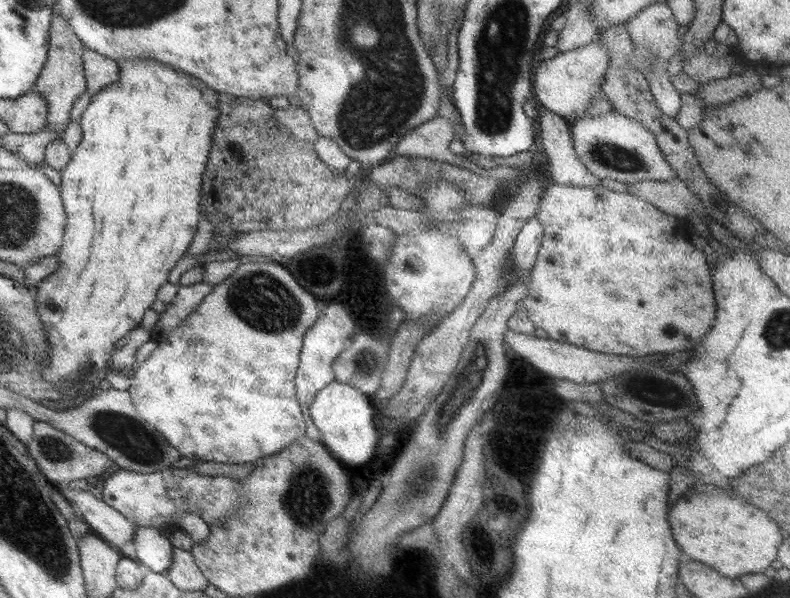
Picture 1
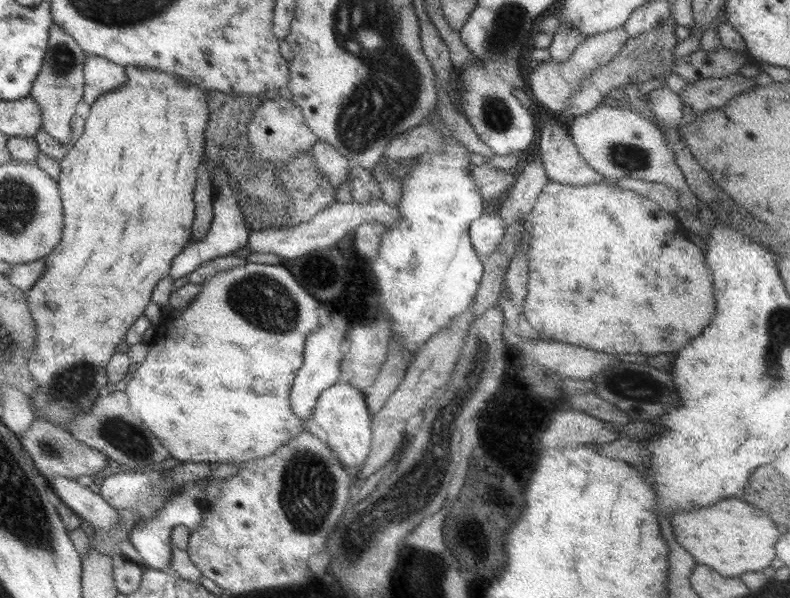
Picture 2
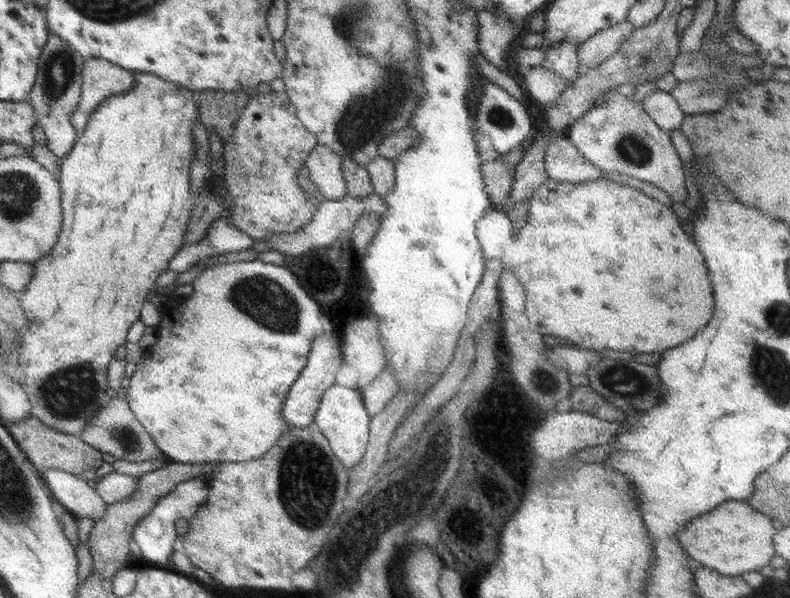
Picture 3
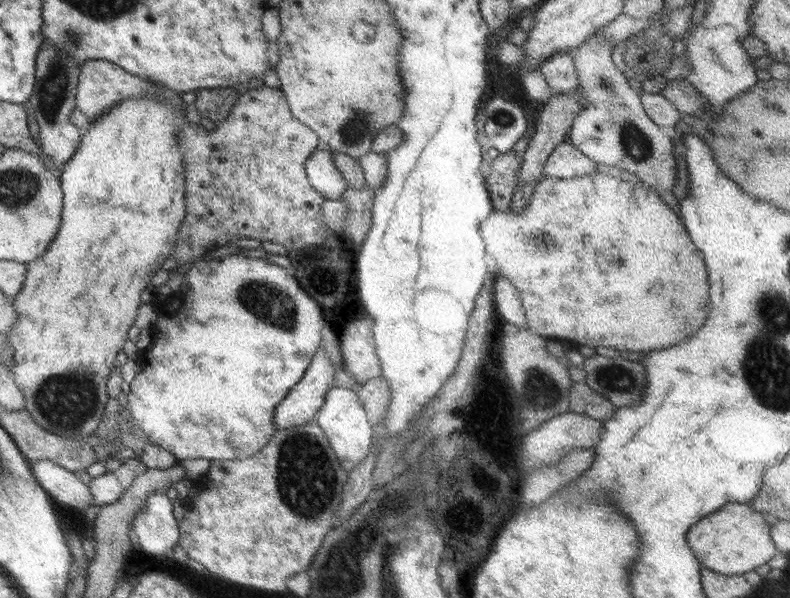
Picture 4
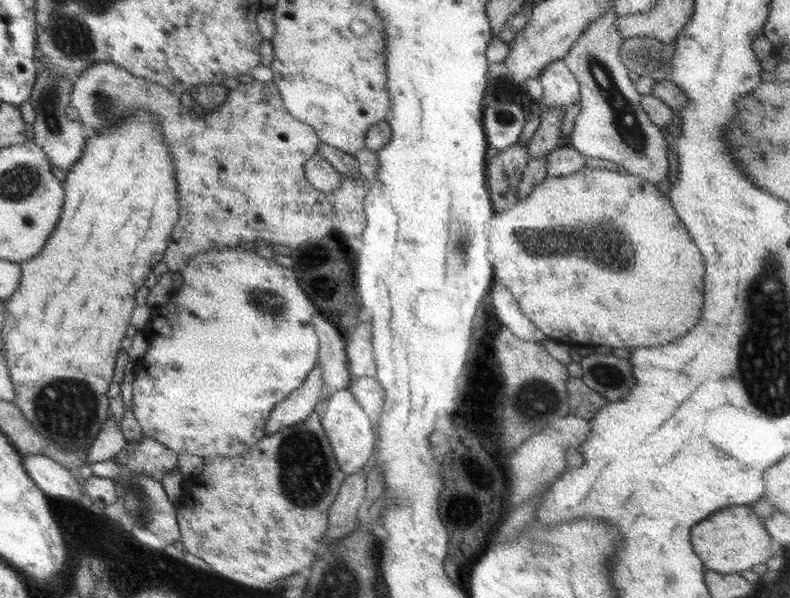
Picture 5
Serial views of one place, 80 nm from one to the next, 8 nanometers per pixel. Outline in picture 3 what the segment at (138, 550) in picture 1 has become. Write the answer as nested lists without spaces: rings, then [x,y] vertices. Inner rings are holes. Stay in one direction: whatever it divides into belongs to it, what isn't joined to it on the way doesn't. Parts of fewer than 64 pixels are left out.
[[[194,478],[191,481],[185,481],[178,484],[177,489],[172,490],[168,496],[158,499],[154,507],[133,527],[132,540],[137,544],[141,552],[141,564],[145,567],[165,566],[167,559],[172,551],[177,547],[177,533],[174,522],[177,518],[189,520],[198,507],[207,498],[208,478]]]

